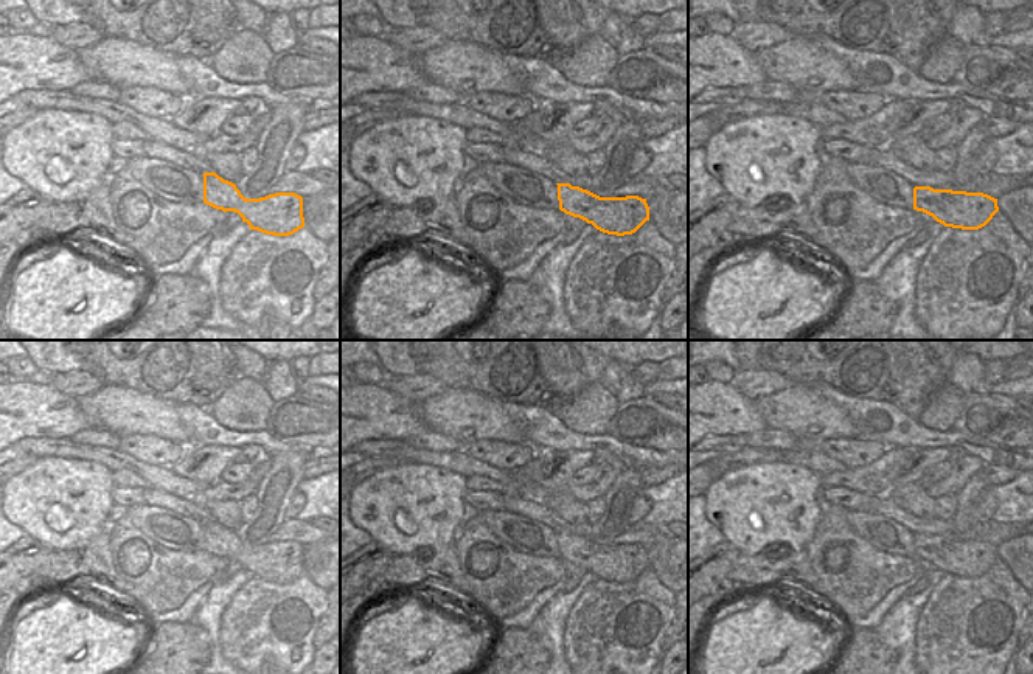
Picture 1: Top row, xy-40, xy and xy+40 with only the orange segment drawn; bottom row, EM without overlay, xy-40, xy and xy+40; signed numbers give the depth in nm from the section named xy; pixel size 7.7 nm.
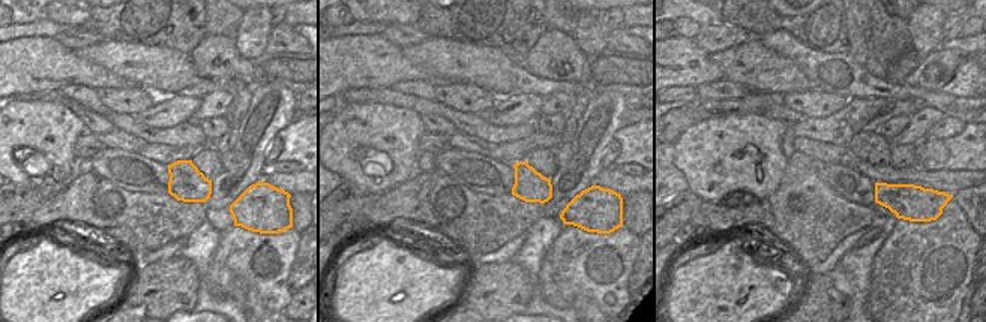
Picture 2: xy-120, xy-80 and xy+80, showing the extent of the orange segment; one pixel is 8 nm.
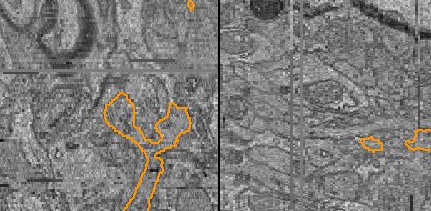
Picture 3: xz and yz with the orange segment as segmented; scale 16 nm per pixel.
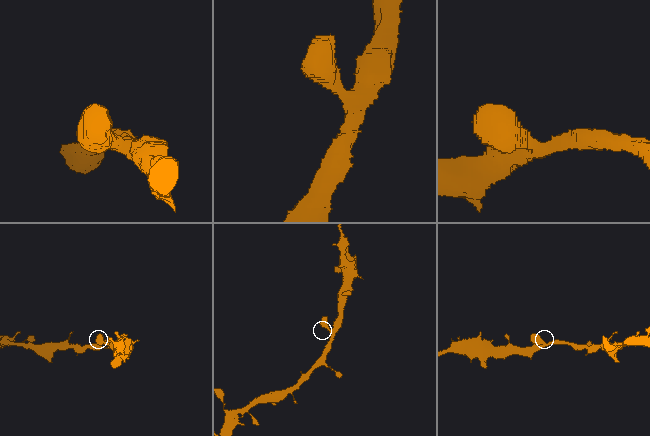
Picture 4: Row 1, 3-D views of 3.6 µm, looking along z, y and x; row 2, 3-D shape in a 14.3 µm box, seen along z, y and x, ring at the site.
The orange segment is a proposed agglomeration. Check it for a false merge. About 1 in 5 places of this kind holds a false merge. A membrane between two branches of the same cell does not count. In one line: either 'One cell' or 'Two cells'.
One cell

